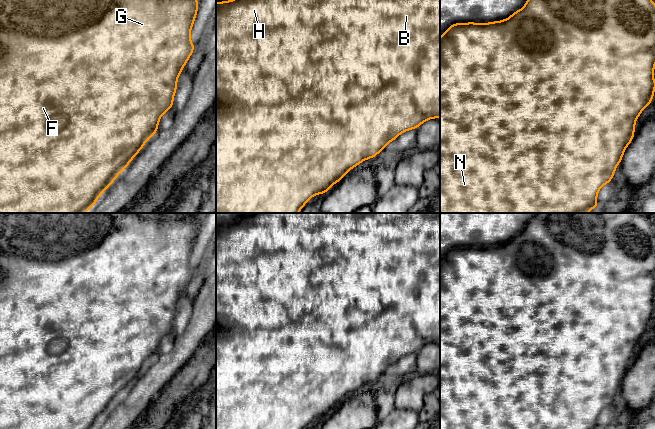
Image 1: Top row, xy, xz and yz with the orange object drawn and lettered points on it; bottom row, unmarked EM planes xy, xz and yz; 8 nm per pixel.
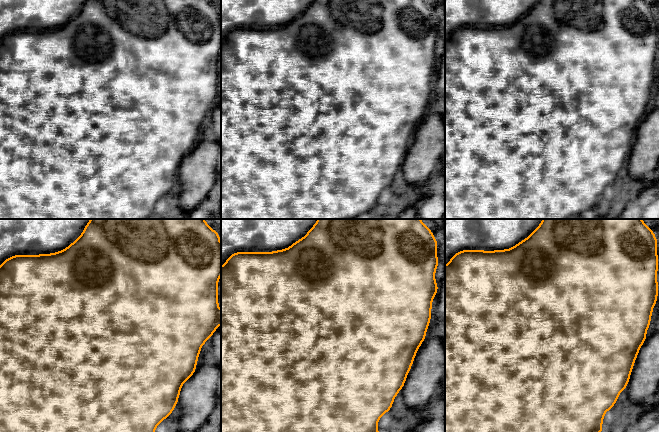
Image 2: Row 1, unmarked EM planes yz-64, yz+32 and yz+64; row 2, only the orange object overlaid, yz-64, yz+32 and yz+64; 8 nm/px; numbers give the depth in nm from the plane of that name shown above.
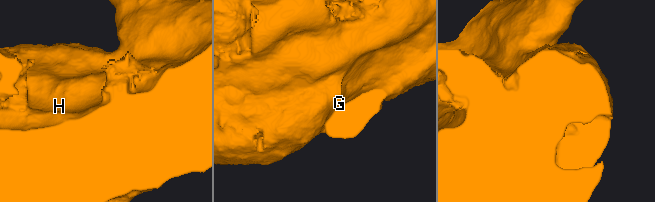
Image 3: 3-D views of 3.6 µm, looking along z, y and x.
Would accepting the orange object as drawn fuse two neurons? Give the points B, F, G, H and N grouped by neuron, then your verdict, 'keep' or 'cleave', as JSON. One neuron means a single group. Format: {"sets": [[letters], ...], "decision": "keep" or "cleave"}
{"sets": [["B", "F", "G", "H", "N"]], "decision": "keep"}

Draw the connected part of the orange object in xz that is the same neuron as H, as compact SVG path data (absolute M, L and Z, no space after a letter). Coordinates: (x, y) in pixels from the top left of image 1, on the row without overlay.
M252 213L252 214L251 214L251 215L250 215L250 216L246 216L246 217L245 217L245 218L243 218L243 219L240 219L240 220L238 220L238 221L237 221L237 222L235 222L235 223L233 223L233 224L230 224L230 225L223 225L223 226L217 226L217 227L216 227L216 417L217 417L217 418L216 418L216 429L306 429L306 427L307 427L307 426L308 426L308 424L309 424L309 423L311 423L311 422L312 422L312 421L313 421L313 420L314 420L314 419L316 419L316 418L325 418L325 417L326 417L326 416L327 416L327 414L328 414L328 413L329 413L329 412L330 412L330 411L331 411L331 410L332 410L332 409L334 409L334 408L336 408L336 407L337 407L337 406L338 406L338 405L340 405L340 404L341 404L341 403L342 403L342 402L343 402L343 401L344 401L344 400L345 400L345 399L346 399L346 398L347 398L347 397L348 397L348 395L349 395L349 394L350 394L350 393L352 393L352 392L354 392L354 391L355 391L355 390L357 390L357 389L358 389L358 388L360 388L360 387L361 387L361 386L363 386L363 385L364 385L364 384L366 384L366 383L370 383L370 382L373 382L373 381L375 381L375 380L376 380L376 379L377 379L377 378L378 378L378 377L380 377L380 376L381 376L381 375L382 375L382 374L383 374L383 373L384 373L384 372L385 372L385 371L386 371L386 369L387 369L387 368L388 368L388 367L389 367L389 366L391 366L391 365L393 365L393 364L395 364L395 363L396 363L396 362L397 362L397 361L398 361L398 360L399 360L399 359L400 359L400 358L401 358L401 357L402 357L402 356L405 356L405 355L407 355L407 354L411 354L411 353L415 353L415 352L417 352L417 351L419 351L419 350L420 350L420 349L421 349L421 348L422 348L422 347L423 347L423 346L425 346L425 345L426 345L426 344L429 344L429 343L432 343L432 342L440 342L440 213Z

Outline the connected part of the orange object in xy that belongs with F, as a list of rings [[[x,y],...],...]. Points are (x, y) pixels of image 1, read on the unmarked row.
[[[0,213],[0,429],[94,429],[94,428],[95,428],[95,426],[96,426],[96,425],[97,425],[97,423],[98,423],[98,422],[99,422],[99,420],[100,420],[100,419],[101,419],[101,418],[102,418],[102,417],[103,417],[103,416],[104,416],[104,415],[105,415],[105,414],[106,414],[106,413],[107,413],[107,412],[108,412],[108,411],[109,411],[109,410],[110,410],[110,408],[111,408],[111,407],[113,407],[113,406],[114,406],[114,404],[115,404],[115,402],[116,402],[116,401],[117,401],[117,400],[118,400],[118,399],[119,399],[119,398],[120,398],[120,397],[121,397],[121,396],[122,396],[122,395],[123,395],[123,394],[124,394],[124,393],[125,393],[125,392],[126,392],[126,391],[127,391],[127,389],[128,389],[128,388],[129,388],[129,387],[130,387],[130,386],[131,386],[131,384],[132,384],[132,383],[133,383],[133,382],[134,382],[134,381],[135,381],[135,380],[136,380],[136,379],[137,379],[137,377],[138,377],[138,376],[139,376],[139,375],[140,375],[140,374],[141,374],[141,373],[142,373],[142,371],[143,371],[143,370],[144,370],[144,369],[145,369],[145,367],[146,367],[146,365],[147,365],[147,364],[148,364],[148,363],[149,363],[149,362],[151,362],[151,361],[152,361],[152,360],[154,360],[154,358],[155,358],[155,357],[156,357],[156,355],[157,355],[157,354],[158,354],[158,347],[159,347],[159,345],[160,345],[160,342],[161,342],[161,340],[162,340],[162,339],[163,339],[163,338],[164,338],[164,337],[165,337],[165,336],[166,336],[166,335],[168,335],[168,334],[169,334],[169,333],[170,333],[170,332],[171,332],[171,331],[172,331],[172,330],[173,330],[173,327],[174,327],[174,325],[173,325],[173,322],[174,322],[174,319],[175,319],[175,316],[176,316],[176,312],[177,312],[177,304],[178,304],[178,301],[179,301],[179,299],[180,299],[180,297],[181,297],[181,296],[182,296],[182,295],[183,295],[183,291],[184,291],[184,289],[185,289],[185,288],[186,288],[186,287],[187,287],[187,285],[188,285],[188,283],[189,283],[189,281],[190,281],[190,280],[191,280],[191,279],[192,279],[192,277],[193,277],[193,274],[194,274],[194,273],[195,273],[195,271],[194,271],[194,268],[193,268],[193,267],[192,267],[192,266],[191,266],[191,264],[190,264],[190,256],[191,256],[191,253],[192,253],[192,250],[193,250],[193,247],[194,247],[194,244],[195,244],[195,242],[196,242],[196,238],[197,238],[197,235],[198,235],[198,231],[197,231],[197,225],[198,225],[198,222],[197,222],[197,220],[196,220],[196,219],[195,219],[195,217],[194,217],[194,216],[193,216],[193,215],[187,215],[187,216],[186,216],[186,217],[185,217],[185,218],[182,218],[182,219],[177,219],[177,220],[170,220],[170,219],[167,219],[167,220],[162,220],[162,219],[160,219],[160,218],[155,218],[155,217],[153,217],[153,216],[150,216],[150,217],[147,217],[147,218],[145,218],[145,217],[142,217],[142,216],[139,216],[139,215],[136,215],[136,214],[134,214],[134,213]]]

